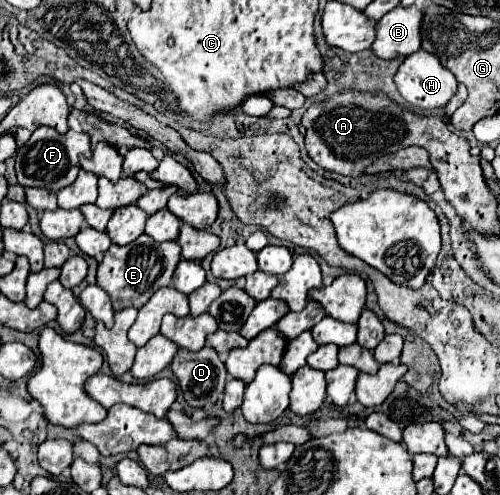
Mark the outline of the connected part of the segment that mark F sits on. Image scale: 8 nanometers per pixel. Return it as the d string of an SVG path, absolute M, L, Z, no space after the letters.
M39 126L27 144L23 144L17 150L17 180L21 186L33 186L33 188L47 188L53 192L59 192L61 188L69 186L79 172L79 154L91 156L91 138L85 132L73 132L59 134L55 128Z

